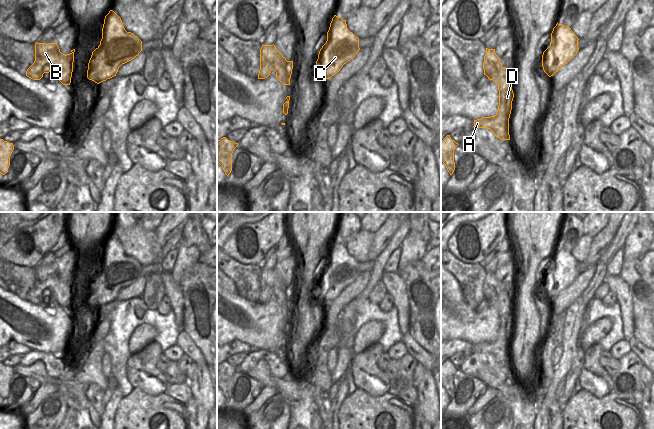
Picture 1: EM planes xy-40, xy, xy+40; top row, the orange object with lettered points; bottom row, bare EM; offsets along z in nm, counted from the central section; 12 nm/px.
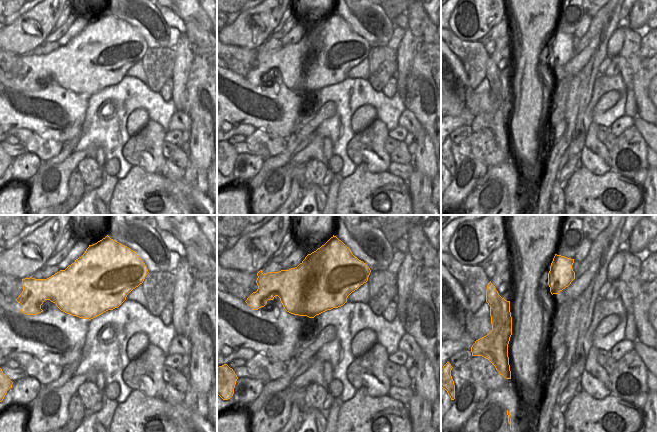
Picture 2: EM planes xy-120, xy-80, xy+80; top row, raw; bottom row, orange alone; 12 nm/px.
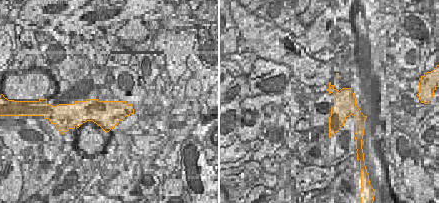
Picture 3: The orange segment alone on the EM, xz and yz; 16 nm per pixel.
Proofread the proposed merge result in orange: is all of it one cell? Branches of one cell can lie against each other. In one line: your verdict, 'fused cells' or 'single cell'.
fused cells

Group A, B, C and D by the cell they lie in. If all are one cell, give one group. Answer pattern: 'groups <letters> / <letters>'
groups A D / B C

